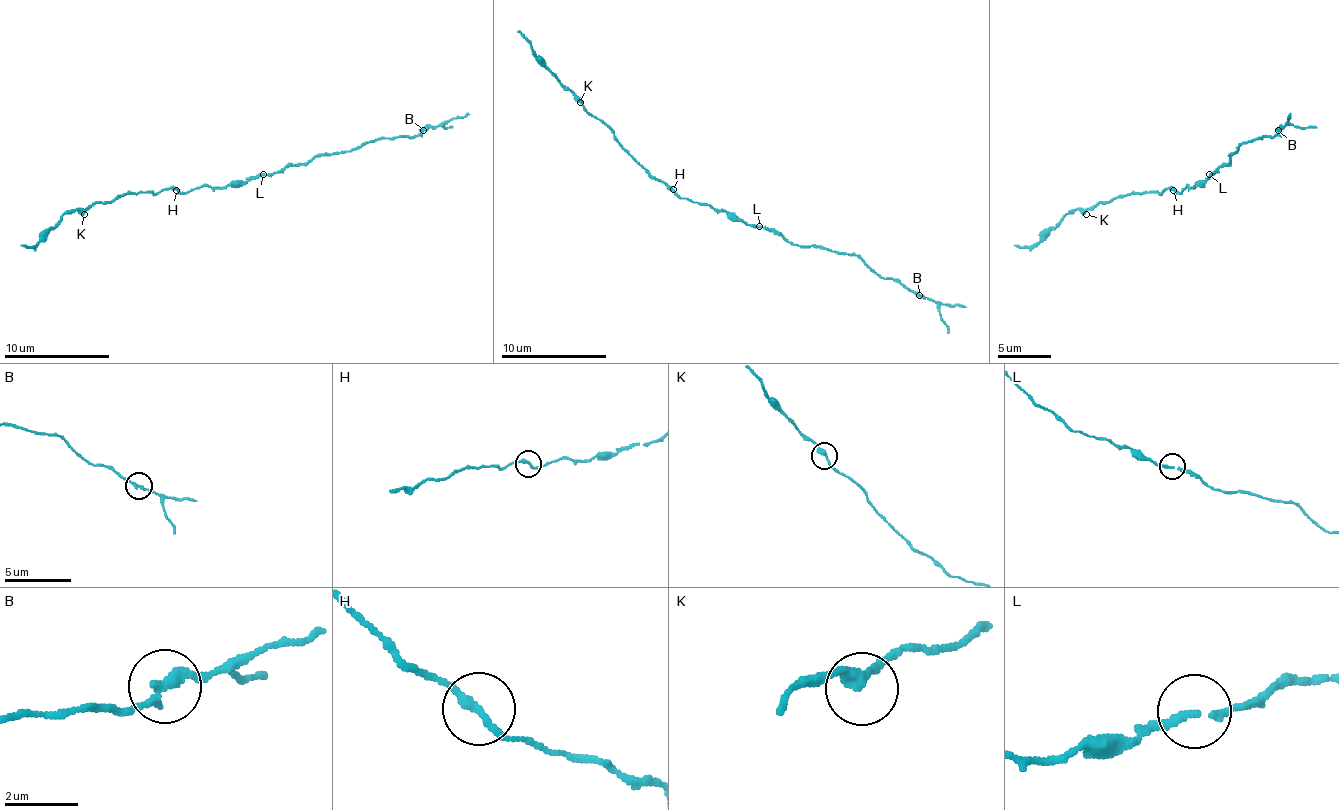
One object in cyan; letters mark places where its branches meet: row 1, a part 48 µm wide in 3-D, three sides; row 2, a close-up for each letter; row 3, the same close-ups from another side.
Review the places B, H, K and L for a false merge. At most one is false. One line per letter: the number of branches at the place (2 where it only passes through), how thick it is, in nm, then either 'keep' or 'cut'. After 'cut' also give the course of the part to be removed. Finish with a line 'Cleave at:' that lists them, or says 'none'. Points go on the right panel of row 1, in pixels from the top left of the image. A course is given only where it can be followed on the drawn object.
B: 2 | 240 nm | keep
H: 2 | 200 nm | keep
K: 2 | 280 nm | keep
L: 2 | 180 nm | keep
Cleave at: none

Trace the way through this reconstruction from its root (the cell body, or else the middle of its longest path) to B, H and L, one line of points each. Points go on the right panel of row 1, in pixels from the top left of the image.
B: (1191, 187), (1199, 185), (1221, 166), (1226, 166), (1229, 158), (1244, 142), (1258, 137), (1273, 137), (1279, 129)
H: (1191, 187), (1189, 185), (1181, 193), (1173, 190)
L: (1191, 187), (1210, 174)

